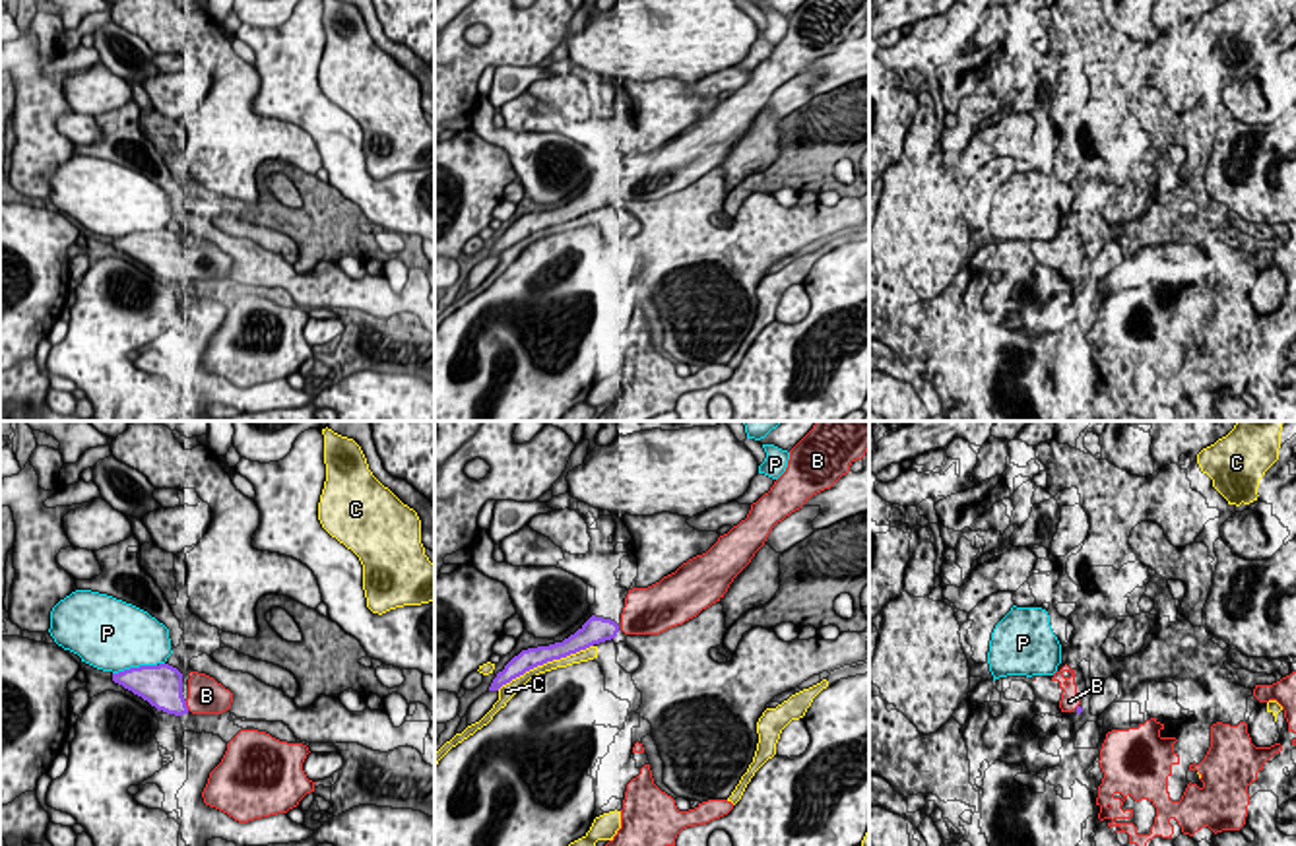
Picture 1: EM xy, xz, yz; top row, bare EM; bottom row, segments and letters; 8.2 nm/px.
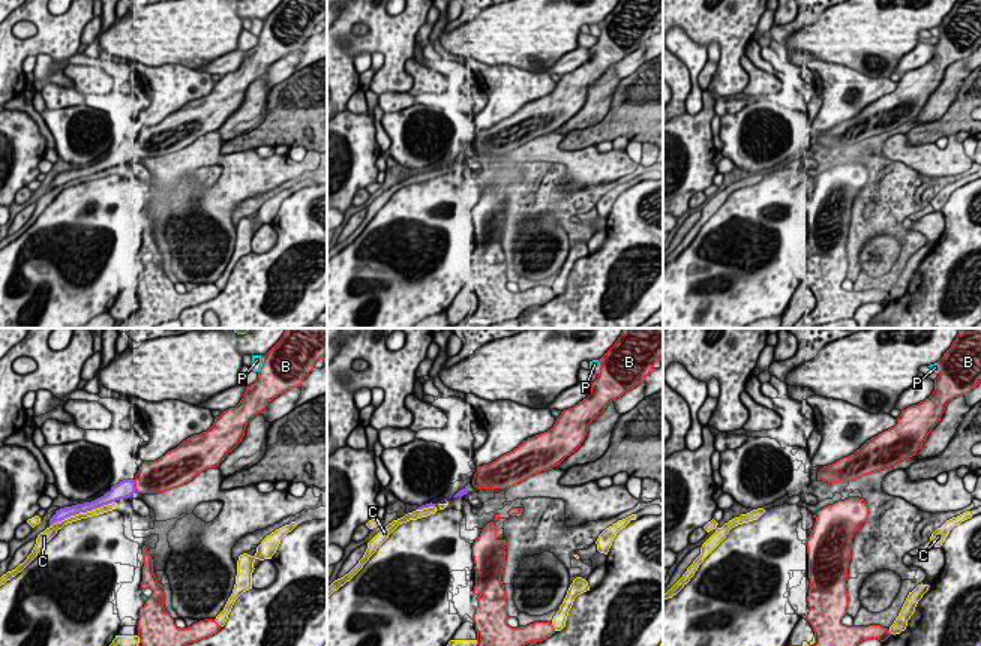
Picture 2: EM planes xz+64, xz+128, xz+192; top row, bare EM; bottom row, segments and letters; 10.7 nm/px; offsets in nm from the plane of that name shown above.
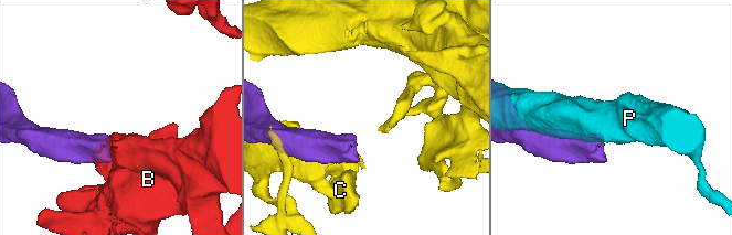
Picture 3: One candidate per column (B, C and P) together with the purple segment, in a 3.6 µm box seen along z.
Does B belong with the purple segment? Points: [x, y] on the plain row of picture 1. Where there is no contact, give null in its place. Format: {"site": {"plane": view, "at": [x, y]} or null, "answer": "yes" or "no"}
{"site": {"plane": "xy", "at": [185, 270]}, "answer": "yes"}

